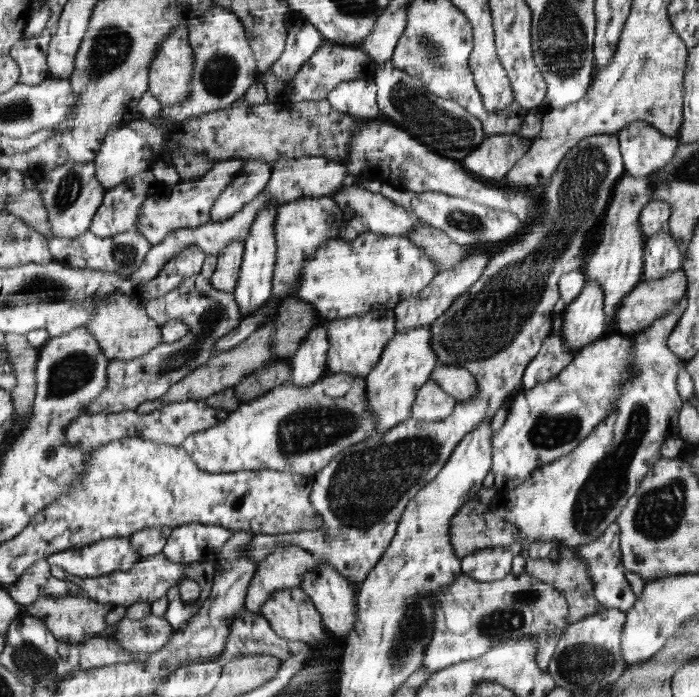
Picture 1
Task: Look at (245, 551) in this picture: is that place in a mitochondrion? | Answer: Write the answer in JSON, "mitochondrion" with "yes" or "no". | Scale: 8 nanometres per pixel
{"mitochondrion":"no"}

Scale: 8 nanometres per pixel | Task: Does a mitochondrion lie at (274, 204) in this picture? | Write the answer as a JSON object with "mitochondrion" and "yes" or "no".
{"mitochondrion":"no"}

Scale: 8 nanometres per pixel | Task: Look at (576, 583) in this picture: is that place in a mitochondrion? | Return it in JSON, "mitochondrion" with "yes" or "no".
{"mitochondrion":"no"}

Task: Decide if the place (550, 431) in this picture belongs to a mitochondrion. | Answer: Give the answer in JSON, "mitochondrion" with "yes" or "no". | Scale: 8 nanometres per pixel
{"mitochondrion":"yes"}

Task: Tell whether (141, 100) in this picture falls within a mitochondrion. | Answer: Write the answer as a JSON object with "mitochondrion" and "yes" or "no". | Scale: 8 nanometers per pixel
{"mitochondrion":"no"}

